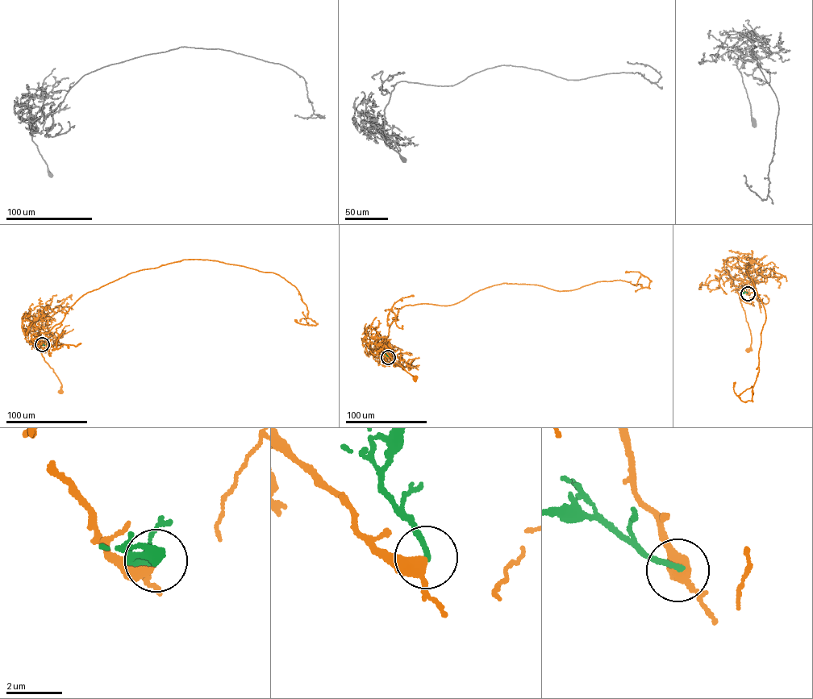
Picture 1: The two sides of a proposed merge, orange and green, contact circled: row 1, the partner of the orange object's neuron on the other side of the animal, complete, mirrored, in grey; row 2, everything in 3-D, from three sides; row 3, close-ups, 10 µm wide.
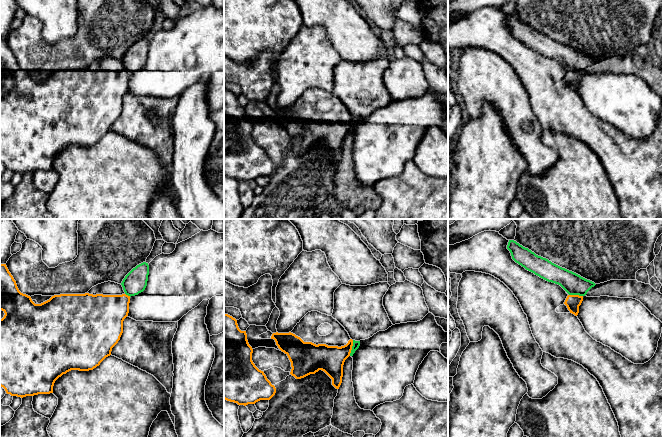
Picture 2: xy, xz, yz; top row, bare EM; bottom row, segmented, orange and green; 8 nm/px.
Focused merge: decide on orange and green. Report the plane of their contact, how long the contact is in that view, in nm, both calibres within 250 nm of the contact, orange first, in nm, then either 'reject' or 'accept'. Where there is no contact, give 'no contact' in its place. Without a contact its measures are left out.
xz | 130 nm | 220/60 nm | reject

